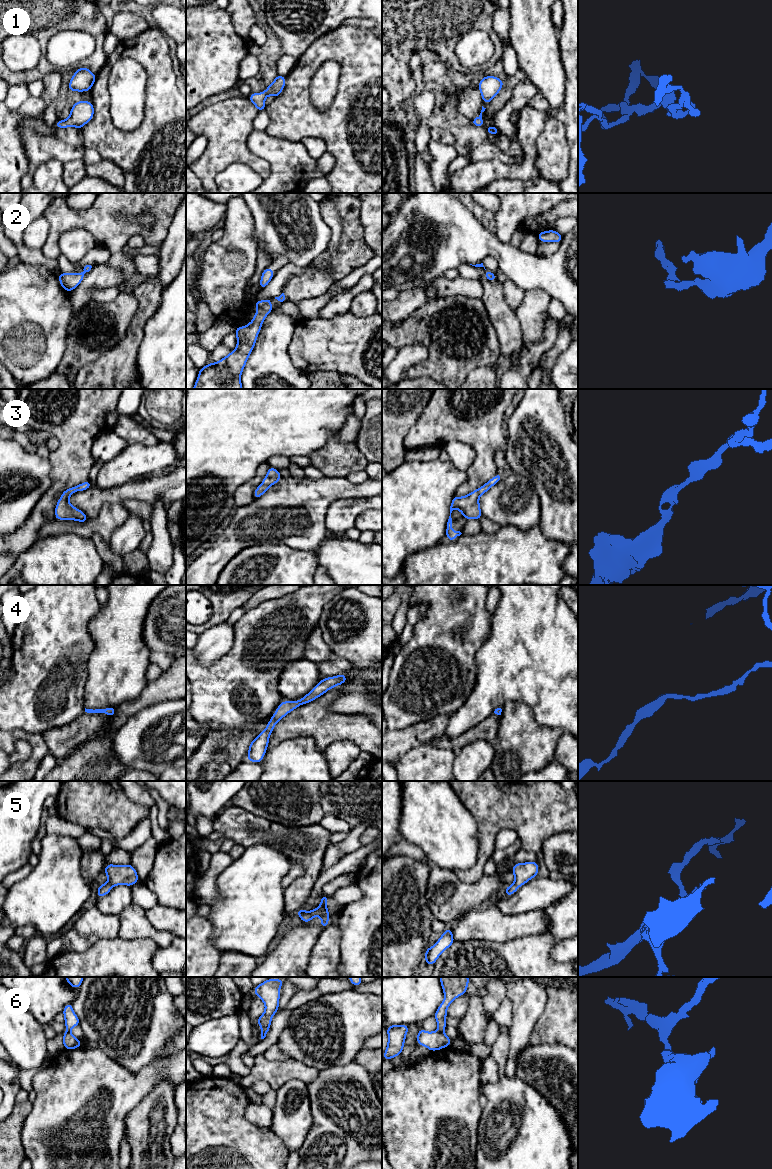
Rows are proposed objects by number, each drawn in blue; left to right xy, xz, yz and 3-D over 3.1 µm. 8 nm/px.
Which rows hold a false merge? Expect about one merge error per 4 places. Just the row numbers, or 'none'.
6

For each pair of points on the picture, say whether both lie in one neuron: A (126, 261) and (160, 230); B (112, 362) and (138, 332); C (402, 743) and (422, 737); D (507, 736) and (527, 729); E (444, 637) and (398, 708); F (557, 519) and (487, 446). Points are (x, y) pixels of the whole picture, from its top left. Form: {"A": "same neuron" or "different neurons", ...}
{"A": "same neuron", "B": "same neuron", "C": "same neuron", "D": "same neuron", "E": "same neuron", "F": "different neurons"}

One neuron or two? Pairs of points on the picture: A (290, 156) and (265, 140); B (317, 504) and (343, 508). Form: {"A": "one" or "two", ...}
{"A": "one", "B": "two"}

